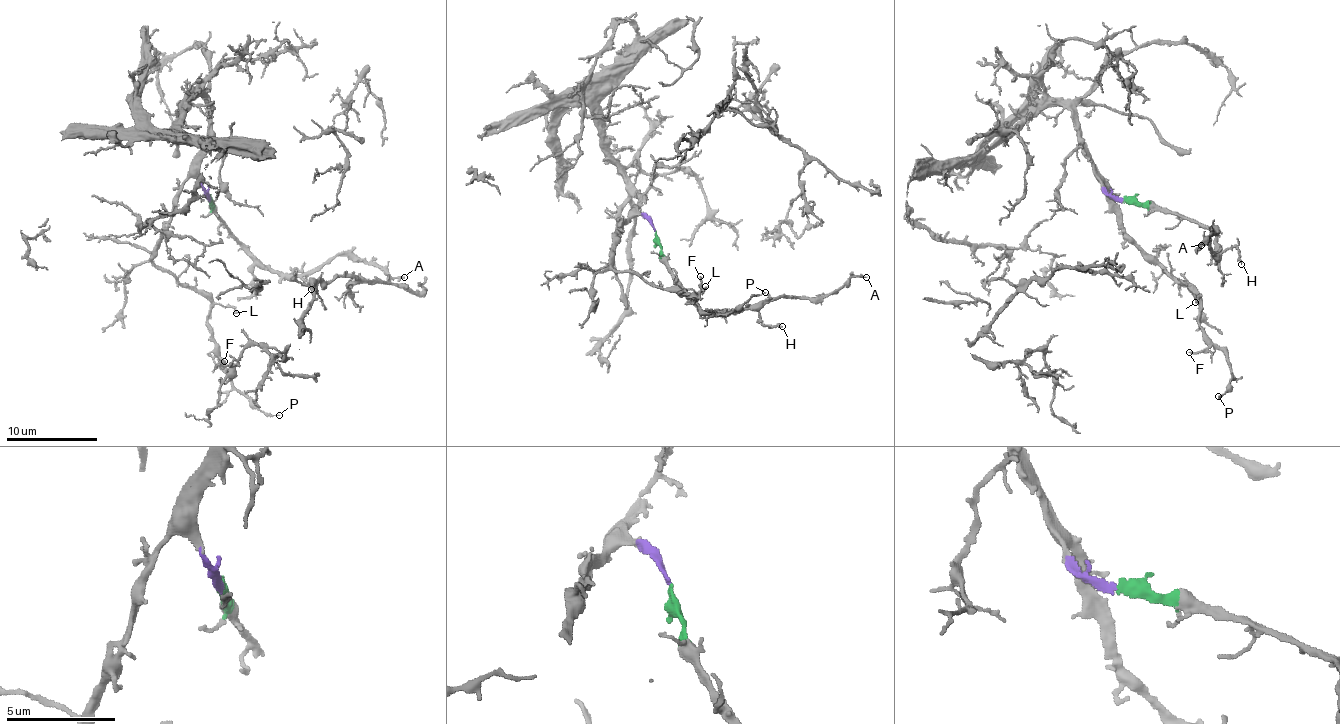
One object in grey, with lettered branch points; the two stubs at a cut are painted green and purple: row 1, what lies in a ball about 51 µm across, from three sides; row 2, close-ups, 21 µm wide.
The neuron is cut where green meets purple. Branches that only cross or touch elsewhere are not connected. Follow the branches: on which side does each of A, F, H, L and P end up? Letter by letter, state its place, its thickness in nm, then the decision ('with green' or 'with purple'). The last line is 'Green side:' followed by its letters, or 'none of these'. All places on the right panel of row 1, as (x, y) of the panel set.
A: at (1201, 245); 190 nm thick; with green
F: at (1189, 352); 150 nm thick; with purple
H: at (1241, 264); 160 nm thick; with green
L: at (1195, 302); 150 nm thick; with purple
P: at (1218, 396); 90 nm thick; with purple
Green side: A, H

